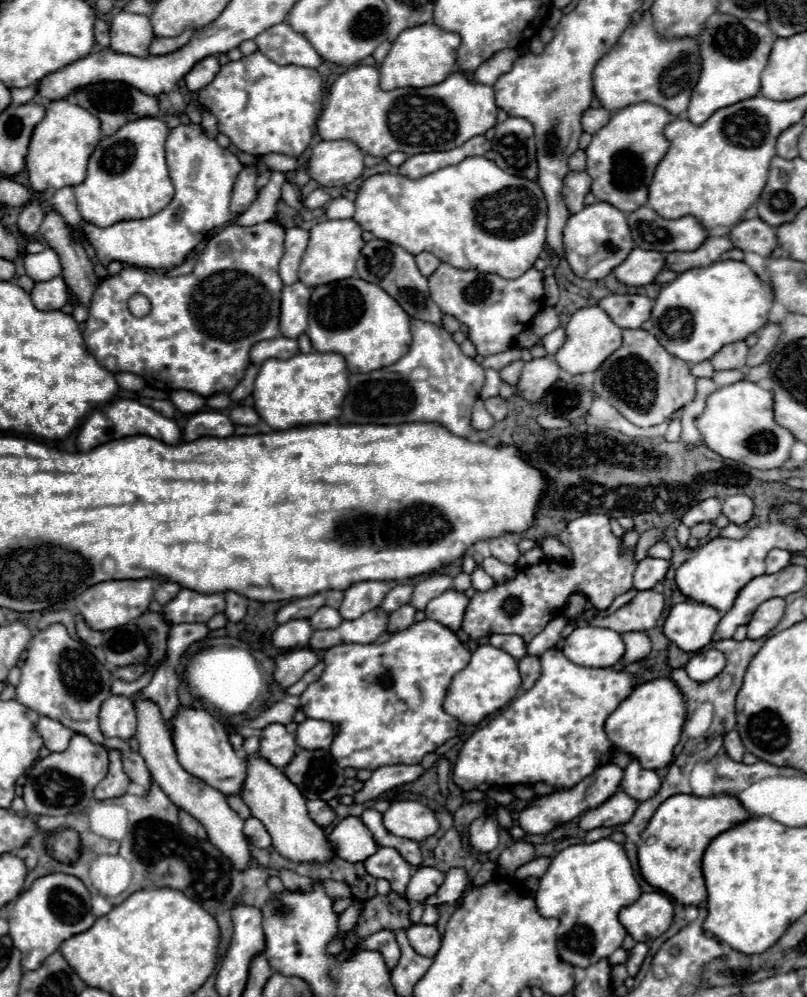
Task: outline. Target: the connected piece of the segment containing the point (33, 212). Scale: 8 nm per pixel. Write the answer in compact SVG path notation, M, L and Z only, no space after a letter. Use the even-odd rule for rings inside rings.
M28 203L18 217L18 229L26 235L34 235L42 219L44 219L44 209L40 207L40 203Z

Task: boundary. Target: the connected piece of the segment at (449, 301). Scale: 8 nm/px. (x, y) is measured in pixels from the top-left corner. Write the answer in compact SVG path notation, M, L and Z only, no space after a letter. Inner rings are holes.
M442 263L430 275L430 293L442 313L454 315L468 327L470 341L478 347L478 355L488 357L514 347L516 337L528 329L534 315L542 309L544 275L534 267L518 279L502 279L494 273L478 273L474 269L456 269Z

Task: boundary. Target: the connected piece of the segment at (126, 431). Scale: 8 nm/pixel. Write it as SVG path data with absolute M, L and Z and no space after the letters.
M124 399L124 401L114 401L114 403L108 403L104 407L96 409L92 413L92 417L82 425L76 447L78 447L78 451L88 451L88 449L94 449L96 445L102 445L104 441L112 441L112 437L128 437L128 435L156 437L168 445L176 445L182 439L182 431L172 419L160 415L158 411L138 403L134 399Z

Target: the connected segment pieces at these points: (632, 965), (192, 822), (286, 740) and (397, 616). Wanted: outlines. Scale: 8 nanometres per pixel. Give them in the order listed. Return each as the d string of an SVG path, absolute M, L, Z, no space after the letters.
M636 943L636 945L634 945L634 949L628 953L626 969L628 969L630 977L634 977L634 975L638 973L638 969L640 969L640 965L642 965L642 961L644 961L646 953L648 953L648 945L646 945L646 943Z
M180 811L180 827L190 835L190 837L200 837L200 841L206 839L206 831L198 819L194 819L190 813Z
M272 723L264 727L262 737L260 737L258 755L272 761L272 765L276 767L288 765L288 761L292 761L292 757L296 755L294 735L288 733L282 723Z
M410 603L402 605L400 609L396 609L396 611L390 615L390 625L388 625L388 631L396 633L396 631L402 631L402 629L410 627L410 625L414 623L414 613L416 613L416 609L414 609Z

